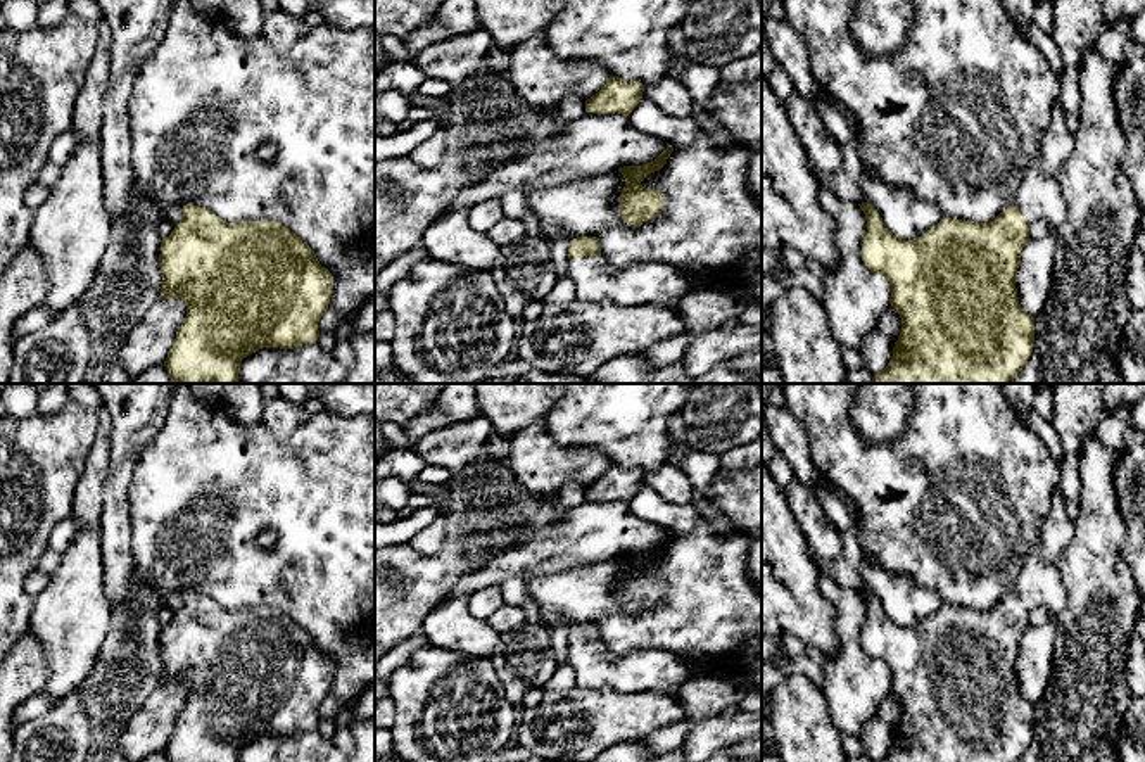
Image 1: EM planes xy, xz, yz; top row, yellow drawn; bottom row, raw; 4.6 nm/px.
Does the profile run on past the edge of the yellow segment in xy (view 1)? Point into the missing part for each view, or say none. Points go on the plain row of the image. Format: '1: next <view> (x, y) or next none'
1: next none

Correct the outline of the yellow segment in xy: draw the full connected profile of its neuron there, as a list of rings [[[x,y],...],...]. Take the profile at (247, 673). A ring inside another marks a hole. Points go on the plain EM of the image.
[[[192,591],[181,598],[183,606],[161,627],[159,641],[159,686],[183,686],[187,691],[187,705],[164,748],[169,762],[238,762],[242,746],[263,734],[294,736],[318,727],[318,708],[328,698],[333,664],[300,624],[276,608],[226,610]]]

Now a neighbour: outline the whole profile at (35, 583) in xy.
[[[35,570],[33,574],[29,574],[24,581],[24,591],[36,598],[50,582],[50,574],[41,572],[41,570]]]

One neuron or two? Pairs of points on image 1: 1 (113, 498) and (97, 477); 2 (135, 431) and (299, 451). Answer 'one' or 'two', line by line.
1: two
2: two

